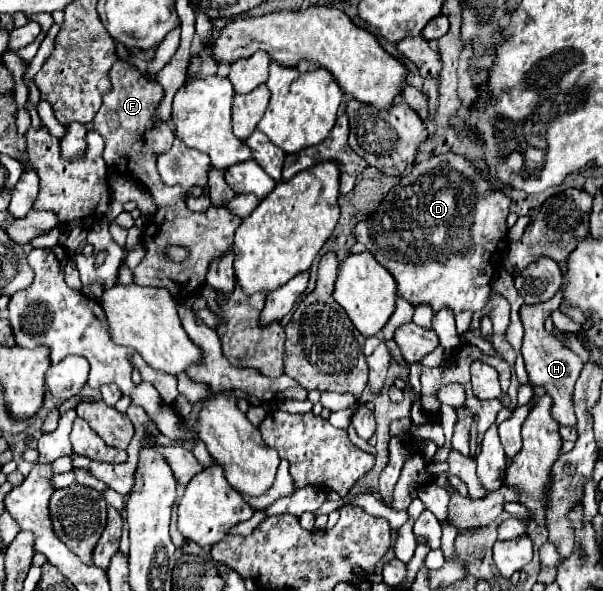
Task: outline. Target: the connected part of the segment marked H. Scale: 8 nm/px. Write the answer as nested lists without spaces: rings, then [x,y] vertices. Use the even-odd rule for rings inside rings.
[[[556,294],[550,302],[524,304],[520,308],[520,316],[524,322],[524,330],[526,330],[524,344],[522,344],[522,356],[524,356],[524,364],[526,364],[526,372],[528,372],[528,382],[532,386],[542,386],[546,390],[546,394],[552,398],[552,410],[550,410],[552,418],[560,425],[573,426],[576,424],[576,416],[574,416],[574,408],[572,408],[572,390],[574,390],[574,384],[576,384],[584,364],[576,352],[562,346],[556,336],[552,336],[544,330],[544,320],[558,308],[558,304],[560,304],[560,294]]]

